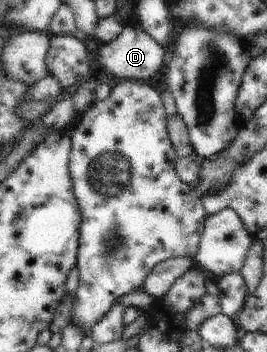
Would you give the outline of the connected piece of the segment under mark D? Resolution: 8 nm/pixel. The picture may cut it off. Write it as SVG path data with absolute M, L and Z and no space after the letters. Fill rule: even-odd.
M137 24L126 26L112 44L104 44L98 50L102 70L118 78L146 80L164 68L166 59L164 47Z

